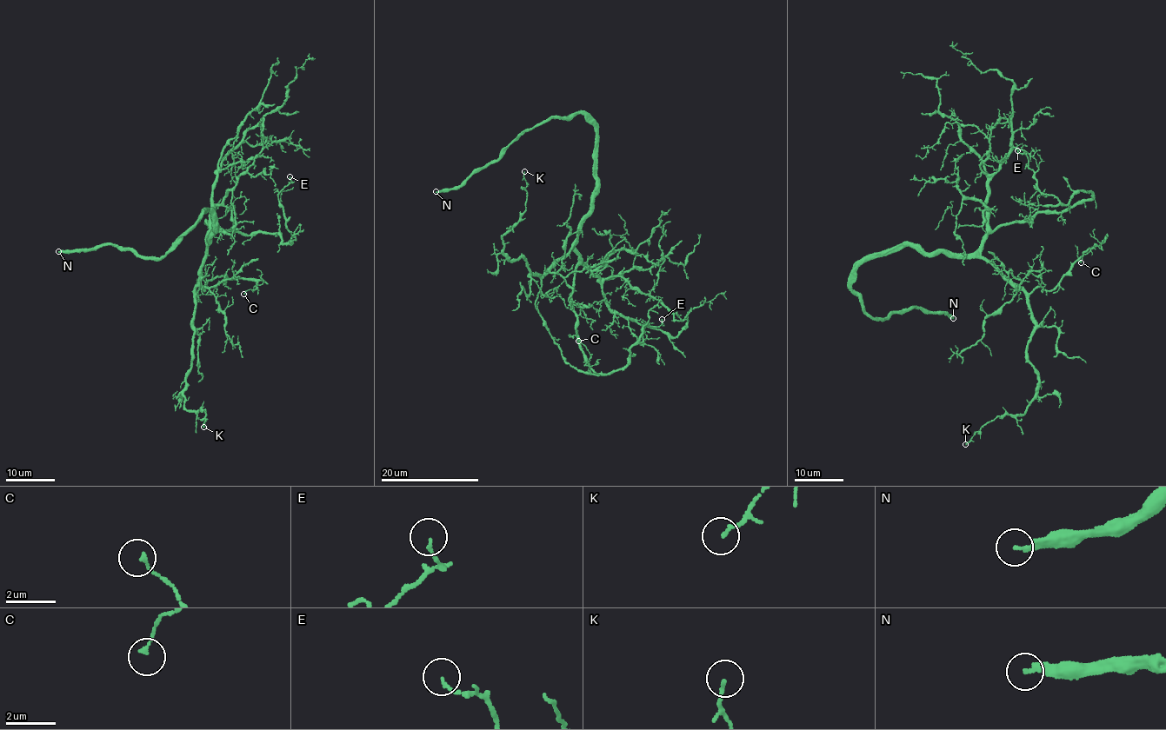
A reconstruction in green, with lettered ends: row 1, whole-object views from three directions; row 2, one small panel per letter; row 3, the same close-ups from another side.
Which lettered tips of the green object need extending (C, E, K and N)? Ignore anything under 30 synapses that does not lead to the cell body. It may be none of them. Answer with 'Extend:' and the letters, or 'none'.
Extend: N

